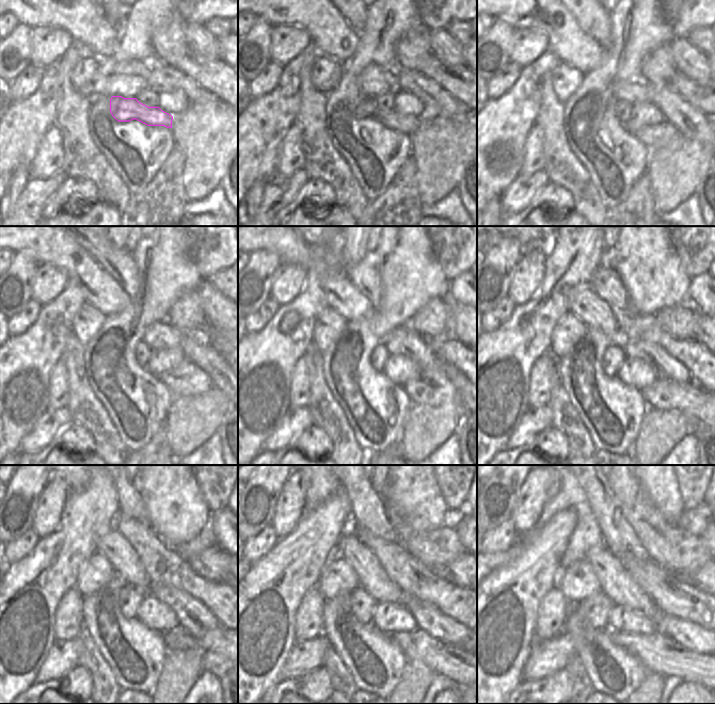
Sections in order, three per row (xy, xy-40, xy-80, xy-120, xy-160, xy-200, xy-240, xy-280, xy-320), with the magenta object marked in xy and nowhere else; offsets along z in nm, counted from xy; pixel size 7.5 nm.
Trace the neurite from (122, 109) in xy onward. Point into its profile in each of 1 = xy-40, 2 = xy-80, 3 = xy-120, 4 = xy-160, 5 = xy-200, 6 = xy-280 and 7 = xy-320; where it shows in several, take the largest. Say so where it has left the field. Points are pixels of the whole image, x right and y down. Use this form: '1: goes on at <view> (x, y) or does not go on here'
1: goes on at xy-40 (408, 124)
2: goes on at xy-80 (664, 136)
3: goes on at xy-120 (187, 379)
4: goes on at xy-160 (432, 387)
5: goes on at xy-200 (694, 402)
6: goes on at xy-280 (454, 662)
7: goes on at xy-320 (670, 658)

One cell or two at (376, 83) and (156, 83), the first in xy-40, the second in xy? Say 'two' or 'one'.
two

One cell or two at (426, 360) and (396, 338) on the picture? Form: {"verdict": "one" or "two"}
{"verdict": "one"}

